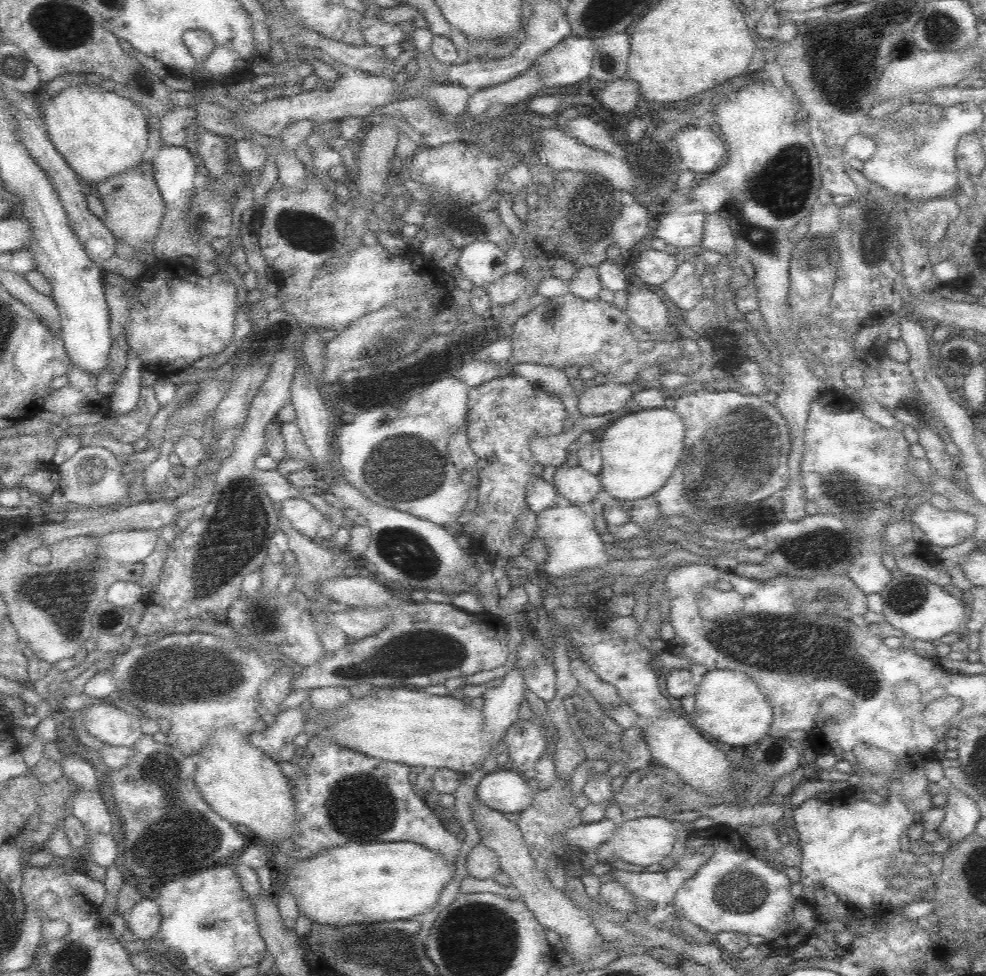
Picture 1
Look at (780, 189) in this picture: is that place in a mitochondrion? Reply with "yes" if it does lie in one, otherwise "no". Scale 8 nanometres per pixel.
yes

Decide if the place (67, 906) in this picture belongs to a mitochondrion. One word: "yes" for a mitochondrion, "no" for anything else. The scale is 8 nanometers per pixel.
no

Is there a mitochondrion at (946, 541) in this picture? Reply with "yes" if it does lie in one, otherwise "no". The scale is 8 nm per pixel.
no

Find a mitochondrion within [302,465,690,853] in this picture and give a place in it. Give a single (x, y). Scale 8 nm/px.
(360, 806)

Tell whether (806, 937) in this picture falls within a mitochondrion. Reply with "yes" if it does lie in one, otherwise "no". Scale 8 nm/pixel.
no

